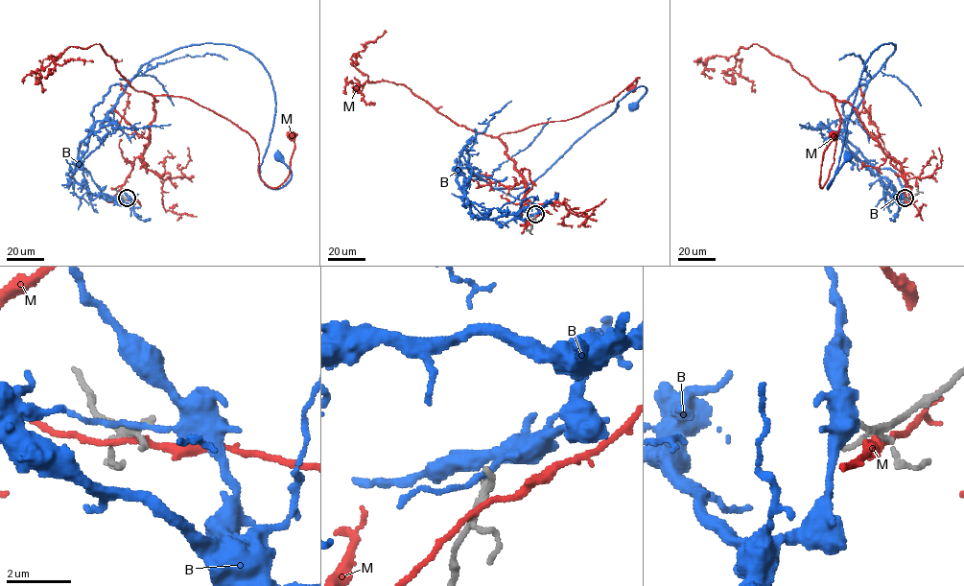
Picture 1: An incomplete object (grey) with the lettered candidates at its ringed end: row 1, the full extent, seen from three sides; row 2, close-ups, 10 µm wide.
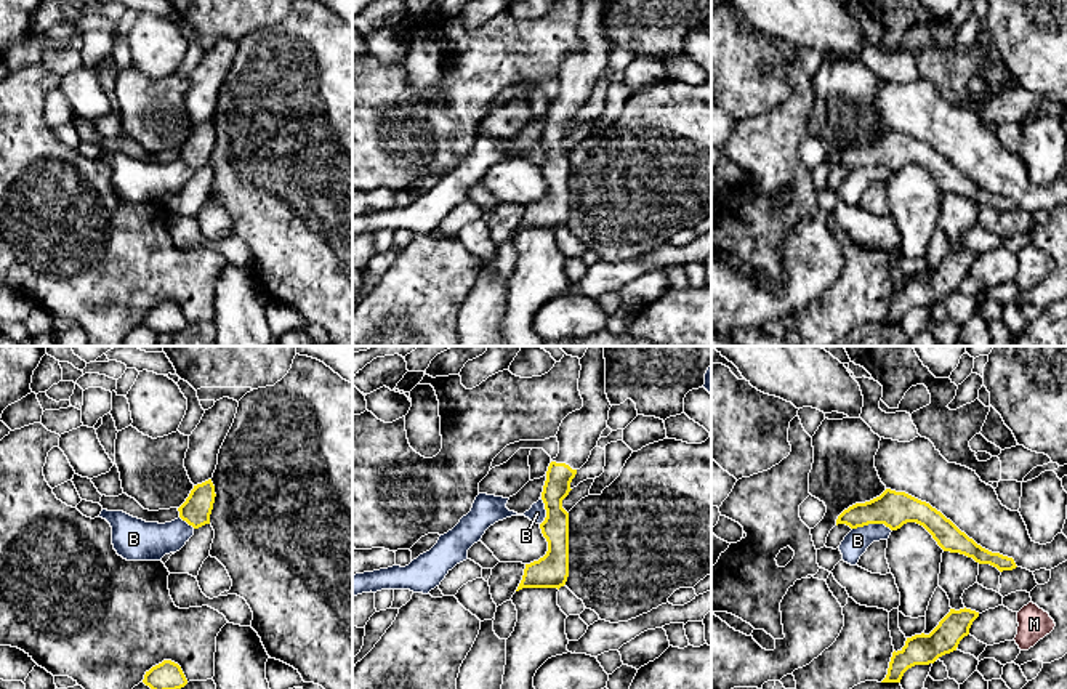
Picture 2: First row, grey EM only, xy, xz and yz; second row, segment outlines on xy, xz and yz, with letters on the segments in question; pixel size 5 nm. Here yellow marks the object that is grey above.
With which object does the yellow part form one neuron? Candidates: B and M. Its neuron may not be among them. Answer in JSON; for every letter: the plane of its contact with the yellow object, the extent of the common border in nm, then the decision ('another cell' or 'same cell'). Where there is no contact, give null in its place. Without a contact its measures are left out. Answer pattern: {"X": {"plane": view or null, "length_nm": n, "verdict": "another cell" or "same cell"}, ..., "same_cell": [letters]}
{"B": {"plane": "yz", "length_nm": 200, "verdict": "another cell"}, "M": {"plane": null, "verdict": "another cell"}, "same_cell": []}

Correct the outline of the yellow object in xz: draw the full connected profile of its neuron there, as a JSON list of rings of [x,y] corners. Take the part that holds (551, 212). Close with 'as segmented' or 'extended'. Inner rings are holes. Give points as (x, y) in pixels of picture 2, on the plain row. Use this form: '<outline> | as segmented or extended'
[[[580,0],[578,32],[583,48],[569,54],[556,75],[559,95],[551,101],[542,133],[546,159],[540,165],[548,183],[548,192],[538,202],[525,205],[522,221],[516,232],[522,229],[561,229],[569,218],[569,154],[562,149],[562,141],[569,136],[570,123],[577,112],[588,103],[591,91],[598,87],[602,72],[607,69],[610,43],[606,35],[606,0]]] | extended

